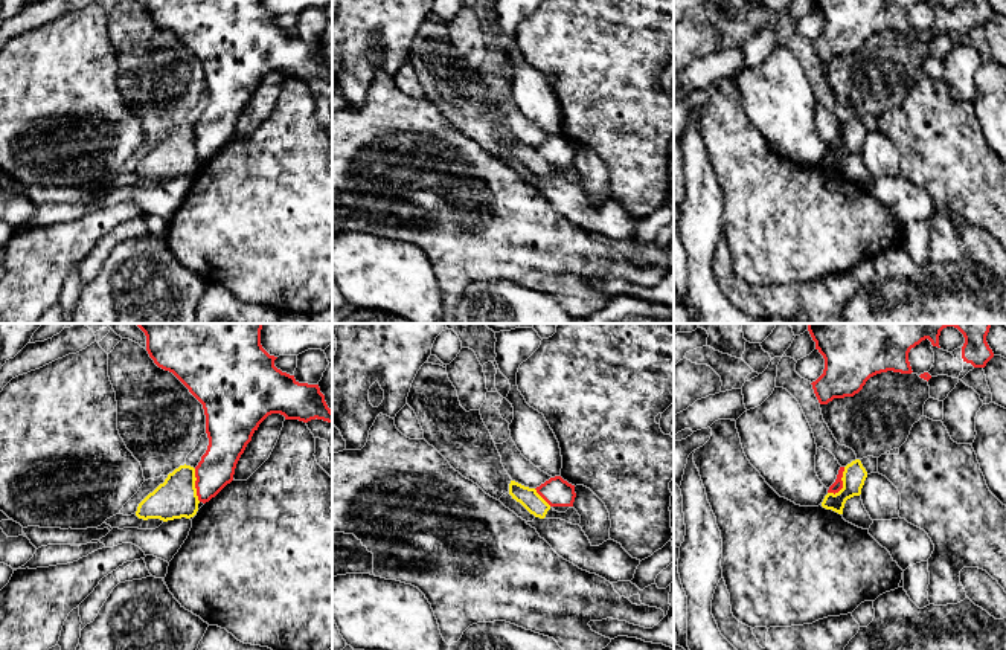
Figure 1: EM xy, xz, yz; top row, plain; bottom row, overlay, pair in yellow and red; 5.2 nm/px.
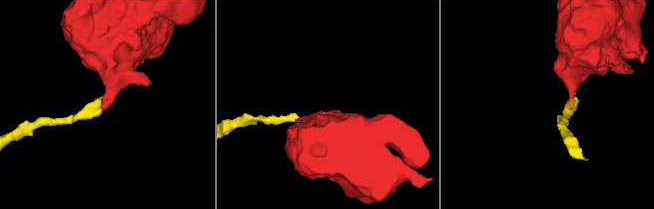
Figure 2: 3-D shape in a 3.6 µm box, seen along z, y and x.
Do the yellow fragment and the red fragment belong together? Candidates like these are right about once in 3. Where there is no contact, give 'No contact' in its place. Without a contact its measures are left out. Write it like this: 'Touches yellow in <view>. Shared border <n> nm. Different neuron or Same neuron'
Touches yellow in yz. Shared border 170 nm. Different neuron

